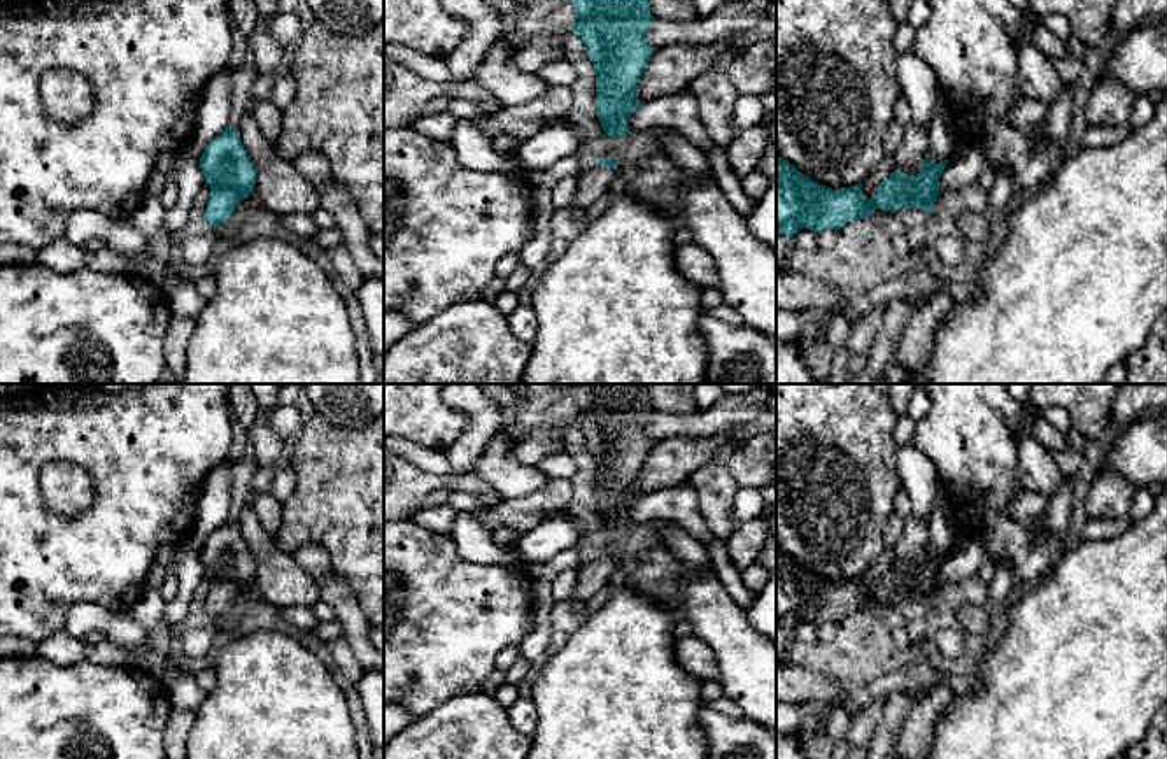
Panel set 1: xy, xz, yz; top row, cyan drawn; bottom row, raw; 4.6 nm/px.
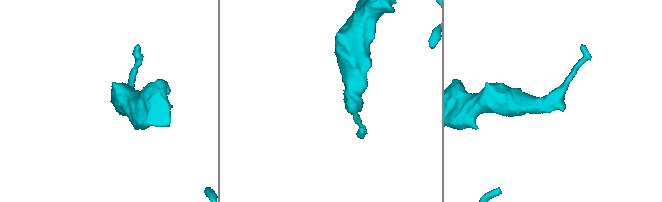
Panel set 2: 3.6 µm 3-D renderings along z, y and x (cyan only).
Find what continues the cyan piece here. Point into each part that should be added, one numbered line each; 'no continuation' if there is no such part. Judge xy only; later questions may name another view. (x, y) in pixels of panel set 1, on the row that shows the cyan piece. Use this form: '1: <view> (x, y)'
no continuation

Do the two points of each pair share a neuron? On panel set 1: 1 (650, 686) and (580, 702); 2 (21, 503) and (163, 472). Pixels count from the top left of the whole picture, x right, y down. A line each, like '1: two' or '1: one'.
1: one
2: one

